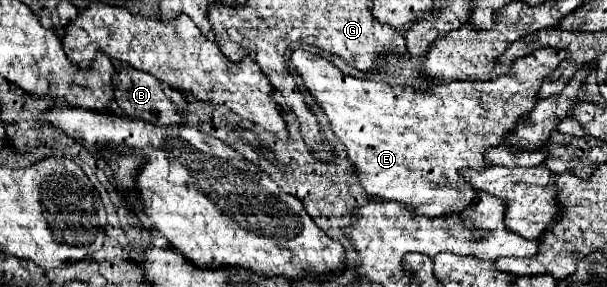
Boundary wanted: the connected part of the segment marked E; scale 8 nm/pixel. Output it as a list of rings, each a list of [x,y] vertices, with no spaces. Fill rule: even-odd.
[[[537,49],[531,55],[517,59],[509,75],[491,81],[441,83],[433,89],[433,93],[413,93],[403,87],[389,87],[381,81],[347,77],[331,61],[305,51],[295,53],[295,65],[301,73],[301,79],[305,81],[307,91],[327,113],[333,133],[339,141],[345,143],[347,155],[353,161],[359,173],[359,181],[367,193],[385,201],[399,201],[411,211],[427,217],[449,217],[467,209],[467,205],[475,203],[477,197],[477,191],[463,179],[463,169],[481,171],[489,167],[485,161],[487,149],[501,145],[515,129],[517,121],[531,113],[539,101],[543,81],[567,57],[569,53],[561,49]]]

